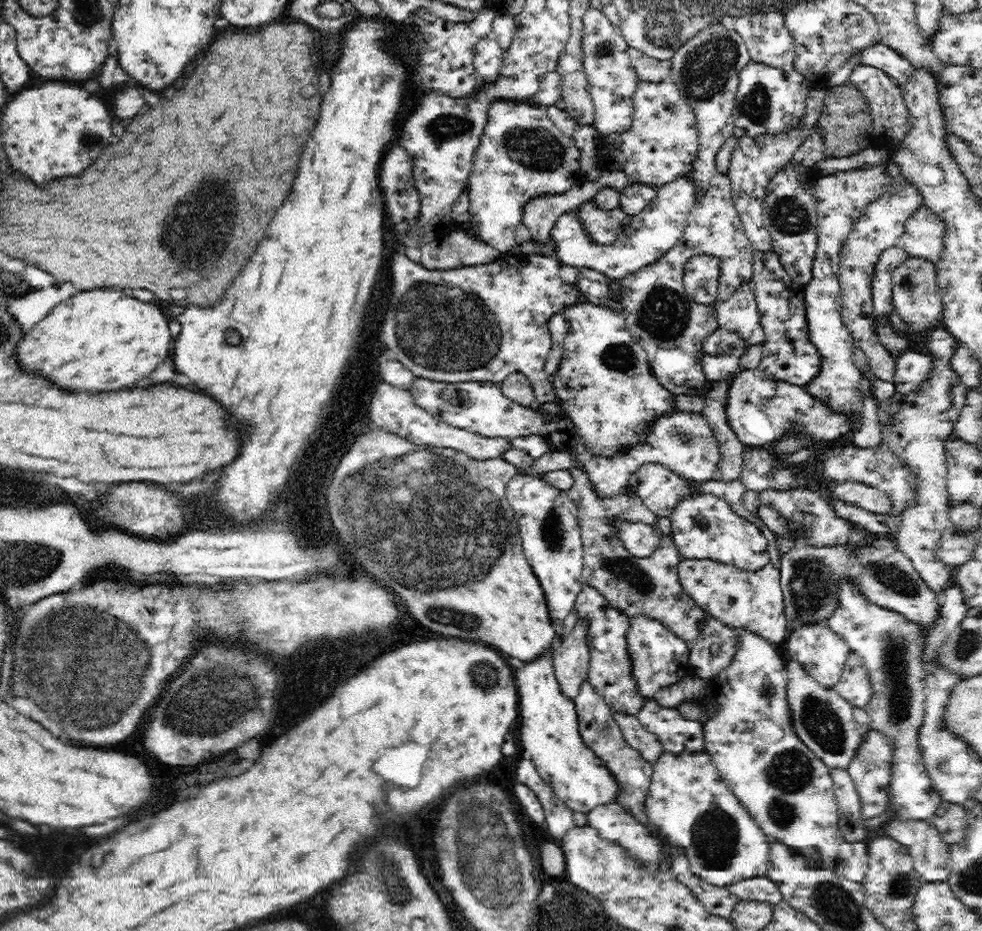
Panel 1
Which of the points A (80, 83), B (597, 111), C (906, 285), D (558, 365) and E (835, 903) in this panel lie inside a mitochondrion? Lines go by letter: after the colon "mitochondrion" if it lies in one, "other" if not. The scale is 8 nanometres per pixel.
A: other
B: other
C: mitochondrion
D: other
E: mitochondrion

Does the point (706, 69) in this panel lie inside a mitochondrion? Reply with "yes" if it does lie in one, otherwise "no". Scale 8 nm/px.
yes

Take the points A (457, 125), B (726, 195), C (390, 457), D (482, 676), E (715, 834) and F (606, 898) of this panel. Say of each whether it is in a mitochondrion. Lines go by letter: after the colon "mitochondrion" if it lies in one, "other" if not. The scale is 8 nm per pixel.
A: mitochondrion
B: other
C: mitochondrion
D: mitochondrion
E: mitochondrion
F: other

